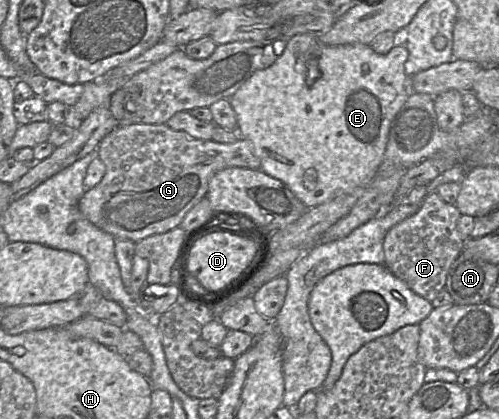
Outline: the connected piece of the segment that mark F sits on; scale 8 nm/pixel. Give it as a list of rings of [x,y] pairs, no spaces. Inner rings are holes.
[[[436,191],[429,192],[413,215],[393,226],[385,235],[384,265],[415,294],[429,302],[445,289],[448,271],[463,250],[466,240],[457,230],[460,216],[455,204],[444,202]]]

